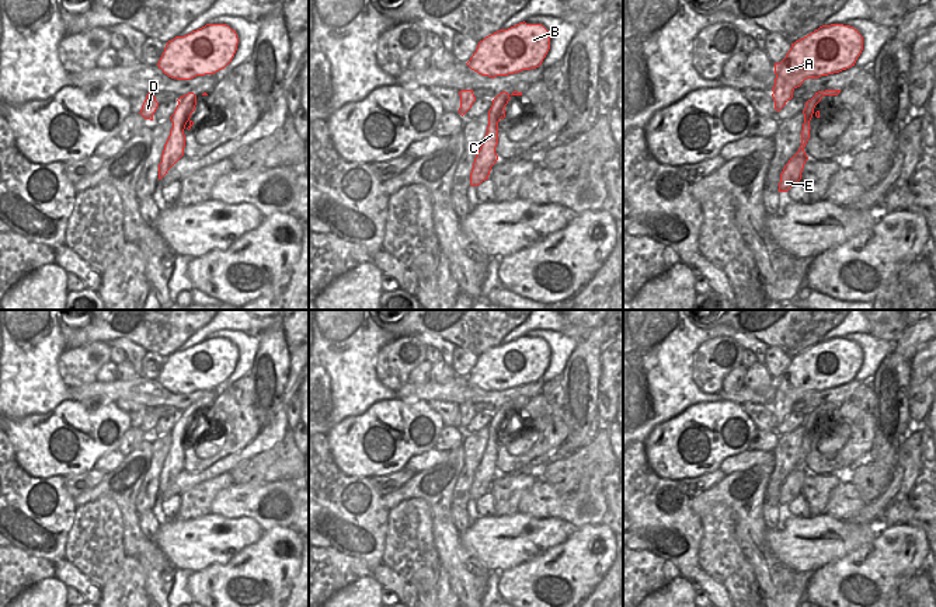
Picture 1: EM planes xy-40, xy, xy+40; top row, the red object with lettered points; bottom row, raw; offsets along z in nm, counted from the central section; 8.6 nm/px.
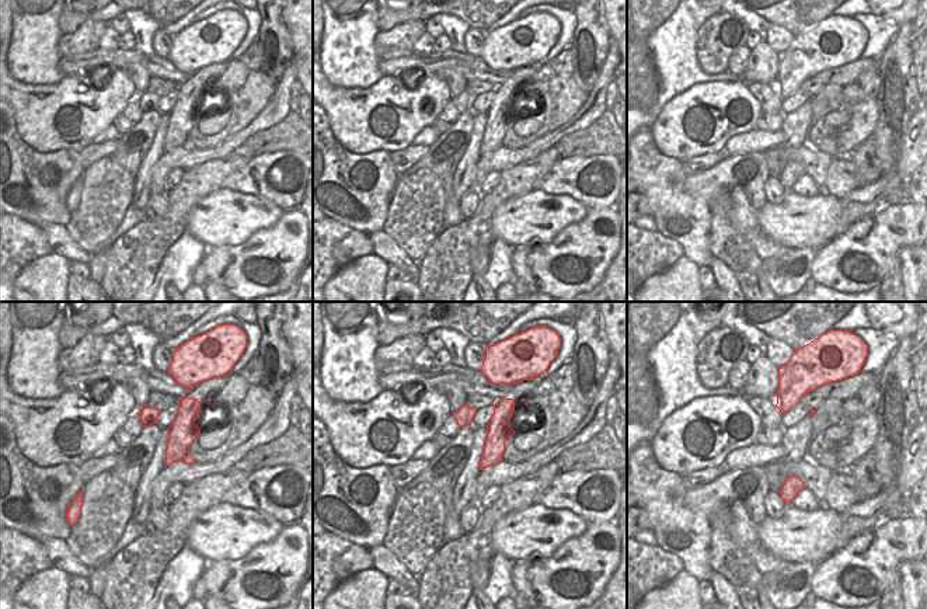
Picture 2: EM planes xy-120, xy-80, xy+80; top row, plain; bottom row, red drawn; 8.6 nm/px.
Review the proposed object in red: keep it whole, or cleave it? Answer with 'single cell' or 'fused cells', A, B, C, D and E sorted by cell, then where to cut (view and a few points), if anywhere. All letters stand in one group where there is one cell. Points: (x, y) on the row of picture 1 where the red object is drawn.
fused cells; groups A B C D / E; cut xy (475, 161), (480, 167), (490, 168)

